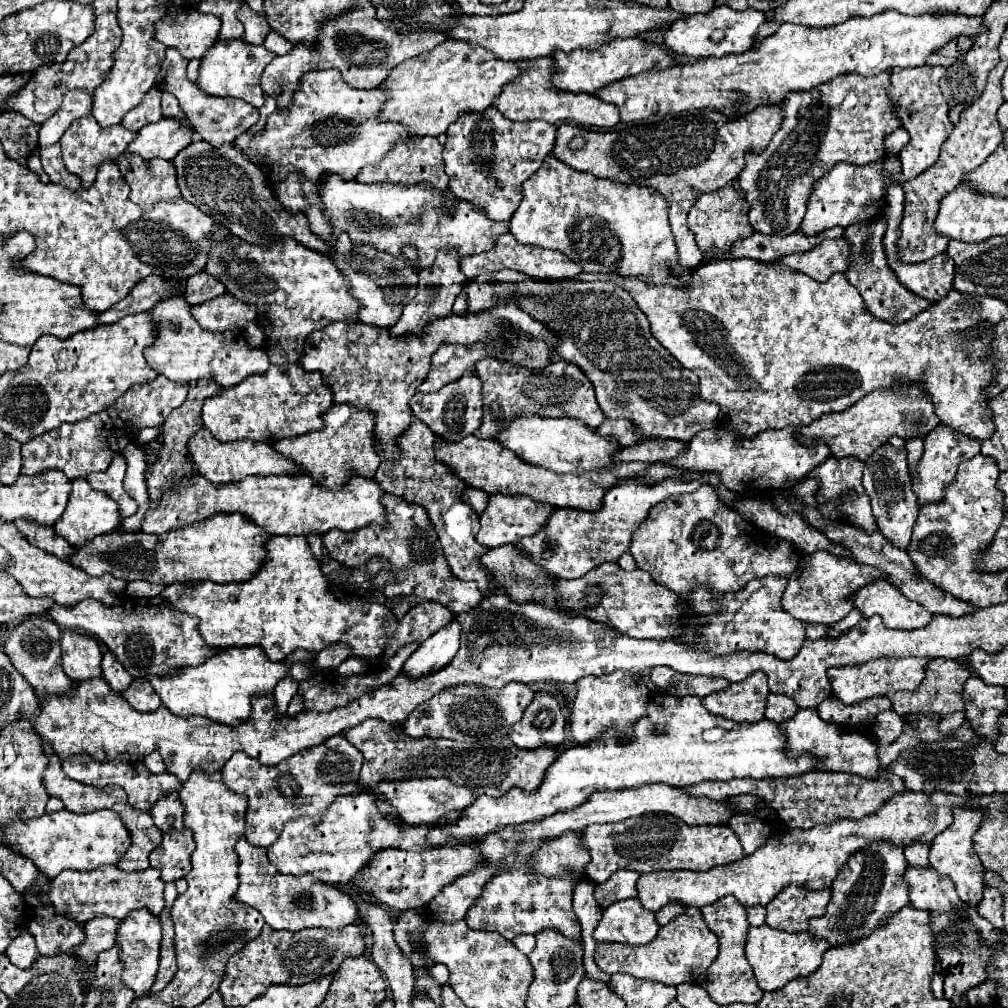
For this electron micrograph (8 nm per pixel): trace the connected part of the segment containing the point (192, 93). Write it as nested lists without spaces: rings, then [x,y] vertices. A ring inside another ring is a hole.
[[[167,48],[155,86],[161,92],[171,92],[179,100],[181,110],[187,112],[187,118],[195,126],[201,140],[205,140],[217,148],[223,144],[233,144],[239,134],[247,132],[259,120],[259,110],[253,108],[251,104],[243,102],[241,98],[211,98],[209,94],[203,94],[203,90],[199,90],[199,86],[195,86],[191,80],[187,80],[185,70],[187,70],[187,60],[177,50]]]

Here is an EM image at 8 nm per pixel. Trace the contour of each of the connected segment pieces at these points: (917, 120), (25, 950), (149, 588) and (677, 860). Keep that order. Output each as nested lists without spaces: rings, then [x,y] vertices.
[[[921,66],[911,70],[897,70],[891,76],[891,100],[899,106],[899,118],[903,122],[903,128],[911,136],[911,142],[899,152],[905,182],[919,176],[937,162],[941,144],[953,130],[953,124],[947,118],[947,100],[939,90],[939,80],[945,74],[947,70],[943,66]]]
[[[23,930],[7,948],[5,952],[9,956],[9,960],[17,966],[17,968],[31,968],[33,962],[37,962],[41,958],[39,948],[35,946],[35,938],[31,938],[31,934],[27,930]]]
[[[135,580],[127,586],[127,594],[129,596],[159,596],[163,592],[163,584],[149,584],[145,580]]]
[[[641,814],[637,818],[627,818],[617,824],[591,824],[583,830],[583,844],[591,850],[591,862],[587,864],[585,872],[593,882],[607,882],[607,878],[617,870],[637,870],[641,874],[645,872],[657,872],[657,870],[697,870],[705,872],[713,866],[723,866],[741,860],[743,848],[735,836],[735,832],[727,824],[717,826],[689,826],[683,820],[671,816],[671,814]]]

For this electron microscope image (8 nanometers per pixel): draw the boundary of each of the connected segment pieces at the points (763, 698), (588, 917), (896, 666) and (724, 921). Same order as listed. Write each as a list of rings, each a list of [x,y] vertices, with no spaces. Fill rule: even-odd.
[[[755,672],[743,682],[731,684],[723,692],[713,692],[703,700],[703,704],[711,714],[719,714],[729,720],[757,722],[765,718],[769,694],[767,676],[763,672]]]
[[[579,882],[575,886],[575,894],[573,894],[573,910],[581,922],[583,928],[583,944],[585,944],[585,954],[583,954],[583,964],[587,968],[587,974],[595,980],[603,980],[609,982],[609,974],[601,972],[597,968],[597,964],[593,962],[593,954],[595,954],[595,938],[593,938],[593,930],[599,924],[601,918],[601,908],[593,898],[593,882]]]
[[[897,658],[897,660],[871,660],[859,666],[845,666],[845,668],[829,668],[827,676],[831,680],[833,696],[839,698],[843,704],[855,704],[859,700],[887,694],[893,690],[915,690],[921,680],[925,678],[925,668],[929,658]]]
[[[727,896],[721,898],[719,902],[713,902],[711,906],[703,906],[701,912],[709,930],[719,938],[719,954],[715,962],[699,976],[699,984],[709,992],[711,1000],[717,1004],[733,1004],[733,1002],[757,1004],[763,998],[763,990],[759,990],[757,980],[753,976],[753,968],[745,958],[745,940],[749,932],[745,908],[739,902],[735,902],[735,898]]]

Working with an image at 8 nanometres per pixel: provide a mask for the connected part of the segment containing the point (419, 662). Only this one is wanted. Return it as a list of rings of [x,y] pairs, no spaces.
[[[453,620],[443,630],[437,630],[427,642],[421,642],[415,654],[403,664],[403,674],[411,680],[425,678],[453,660],[459,650],[459,624]]]

